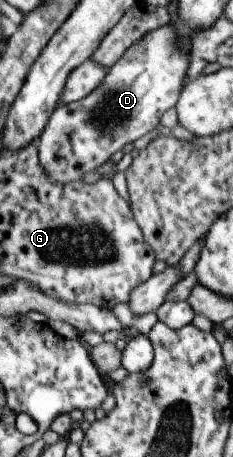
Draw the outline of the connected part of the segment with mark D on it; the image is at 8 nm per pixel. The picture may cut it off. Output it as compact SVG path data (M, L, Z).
M171 22L146 32L137 42L127 47L115 64L105 70L105 76L97 88L81 100L61 104L51 111L38 136L39 146L36 148L42 172L61 184L77 180L85 172L111 160L111 156L125 144L131 144L153 130L159 124L163 112L173 108L177 102L189 65L189 50L178 43L178 36Z

